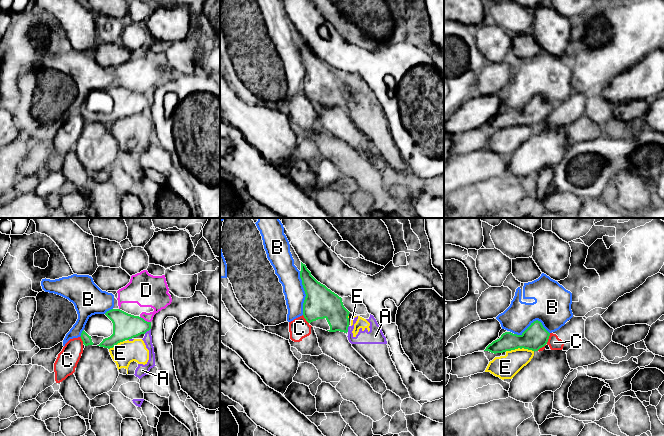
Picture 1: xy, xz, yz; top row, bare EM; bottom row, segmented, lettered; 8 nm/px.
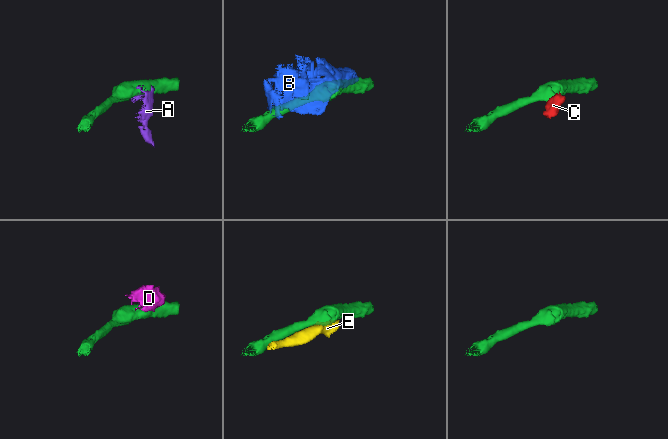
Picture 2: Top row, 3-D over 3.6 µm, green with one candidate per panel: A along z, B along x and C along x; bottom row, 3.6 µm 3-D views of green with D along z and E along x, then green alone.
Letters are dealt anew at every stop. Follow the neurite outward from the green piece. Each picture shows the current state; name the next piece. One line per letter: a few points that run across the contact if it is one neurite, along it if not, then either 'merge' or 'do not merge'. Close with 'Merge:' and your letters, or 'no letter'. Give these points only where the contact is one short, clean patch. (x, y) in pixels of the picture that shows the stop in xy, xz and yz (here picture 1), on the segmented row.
A: do not merge
B: do not merge
C: yz (550, 333), (547, 342), (537, 350) | do not merge
D: xy (140, 316), (150, 322) | do not merge
E: yz (505, 351), (518, 348), (527, 348), (534, 351) | do not merge
Merge: no letter

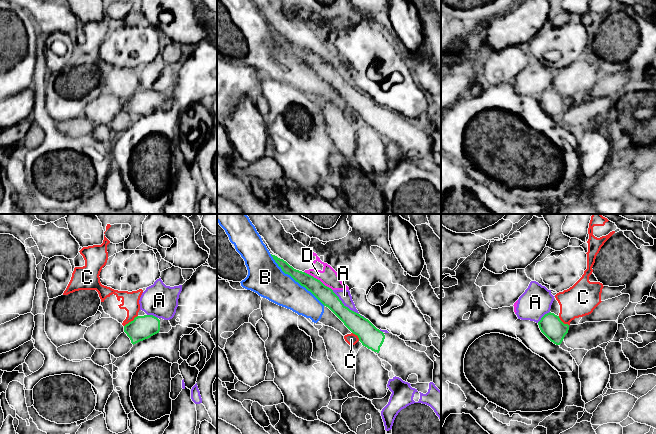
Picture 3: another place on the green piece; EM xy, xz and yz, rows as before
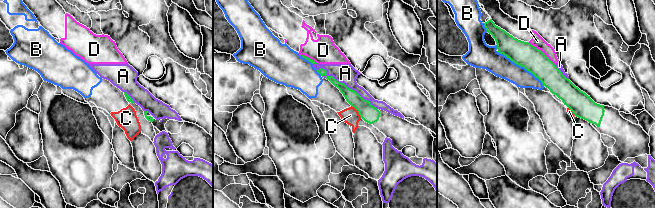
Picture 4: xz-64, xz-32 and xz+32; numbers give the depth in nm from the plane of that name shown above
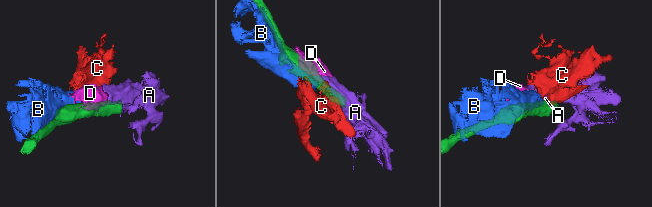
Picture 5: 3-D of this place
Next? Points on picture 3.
A: do not merge
B: do not merge
C: xy (137, 315), (124, 326) | do not merge
D: xz (304, 271), (319, 279), (332, 290) | do not merge
Merge: no letter

